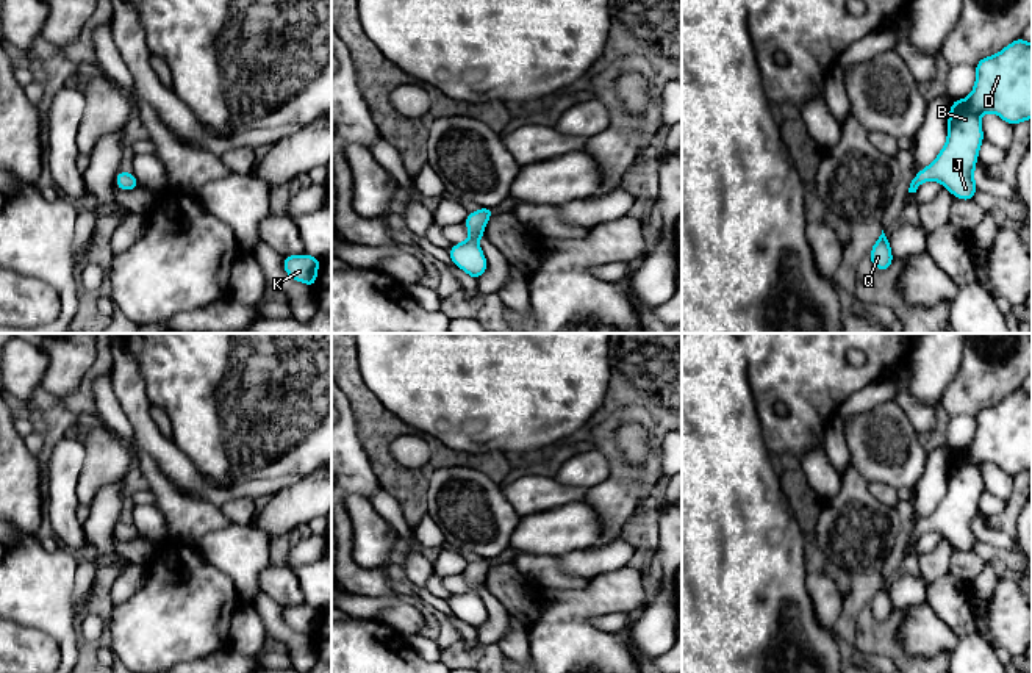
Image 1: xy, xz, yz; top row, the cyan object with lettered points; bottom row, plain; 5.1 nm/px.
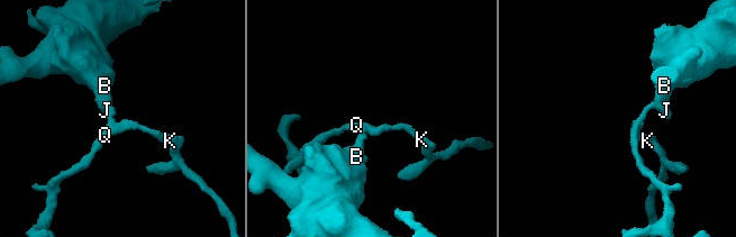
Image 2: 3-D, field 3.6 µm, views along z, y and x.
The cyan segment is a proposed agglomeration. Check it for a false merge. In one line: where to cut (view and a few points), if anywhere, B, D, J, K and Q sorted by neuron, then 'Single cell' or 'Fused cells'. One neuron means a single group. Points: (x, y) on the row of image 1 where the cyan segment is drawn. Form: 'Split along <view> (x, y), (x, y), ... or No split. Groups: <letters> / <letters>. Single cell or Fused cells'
No split. Groups: B D J K Q. Single cell

